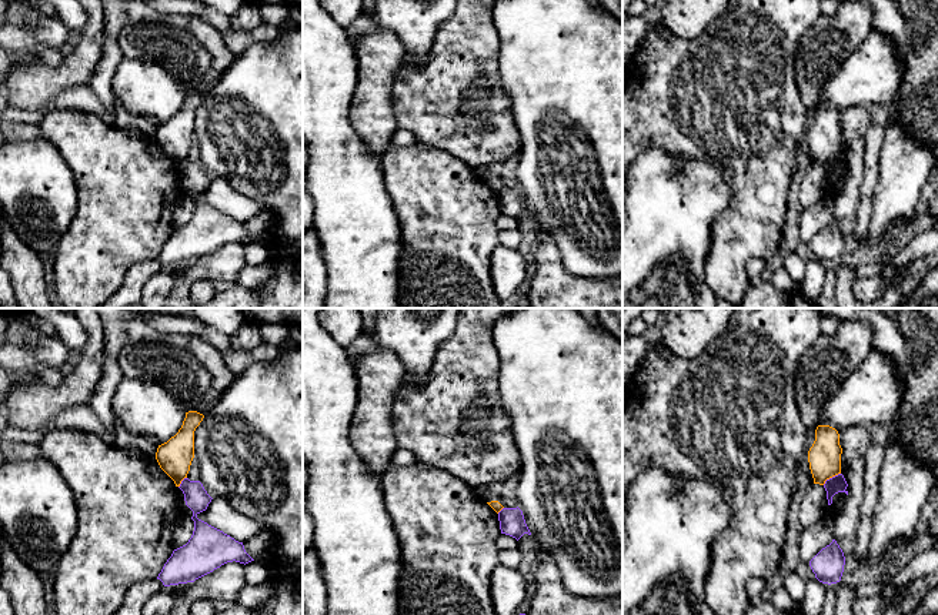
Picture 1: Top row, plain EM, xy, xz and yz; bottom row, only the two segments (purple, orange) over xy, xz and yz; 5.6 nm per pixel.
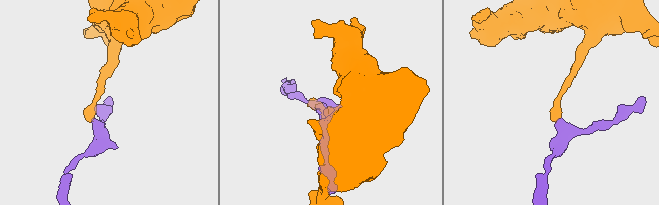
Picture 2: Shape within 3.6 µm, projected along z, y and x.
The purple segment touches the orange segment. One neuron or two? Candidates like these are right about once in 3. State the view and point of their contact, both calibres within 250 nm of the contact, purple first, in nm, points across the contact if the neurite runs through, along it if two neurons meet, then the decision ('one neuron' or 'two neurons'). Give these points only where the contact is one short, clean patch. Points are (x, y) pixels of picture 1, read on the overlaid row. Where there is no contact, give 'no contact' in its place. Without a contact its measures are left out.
meets purple in yz at (833, 477); 100 nm thick on the purple side, 190 nm on the other; border along yz (840, 473), (823, 484); two neurons

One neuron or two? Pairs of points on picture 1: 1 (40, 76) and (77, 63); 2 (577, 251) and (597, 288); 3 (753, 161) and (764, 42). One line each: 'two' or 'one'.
1: one
2: two
3: one

